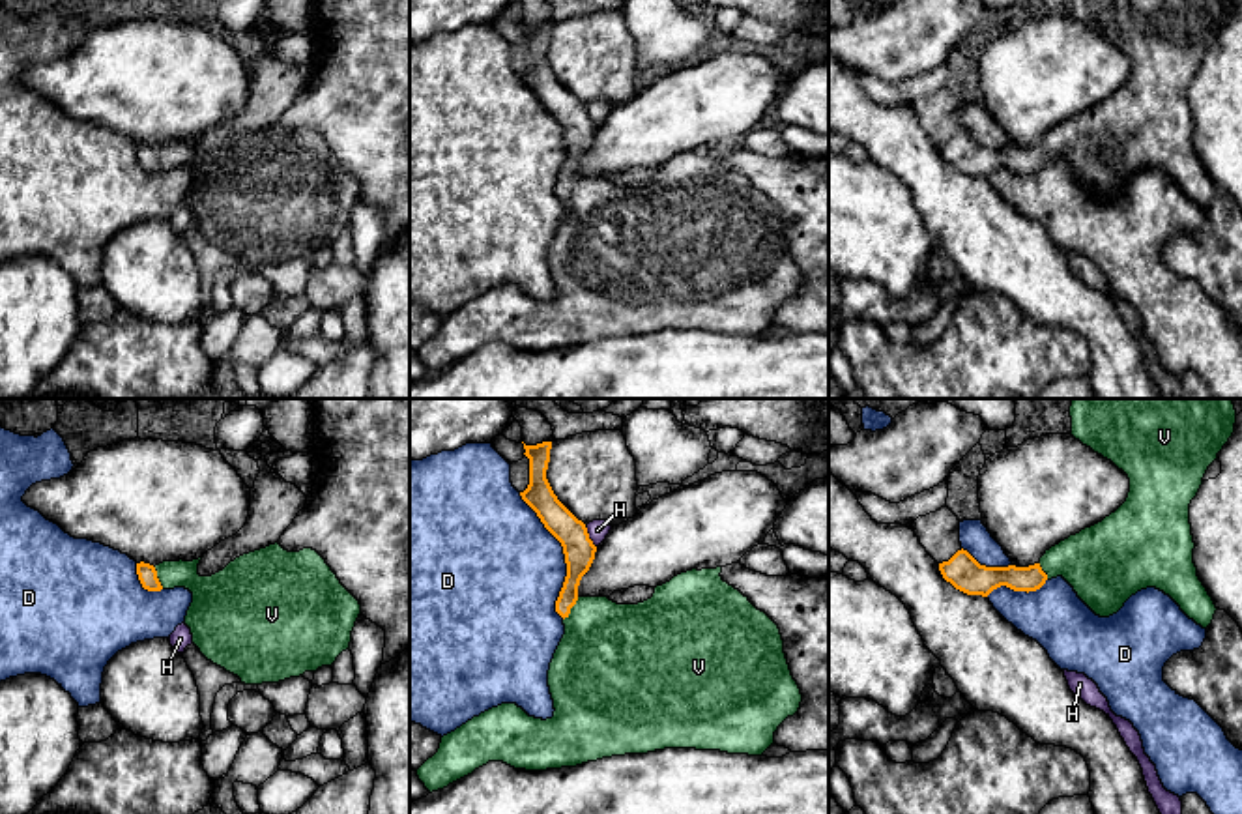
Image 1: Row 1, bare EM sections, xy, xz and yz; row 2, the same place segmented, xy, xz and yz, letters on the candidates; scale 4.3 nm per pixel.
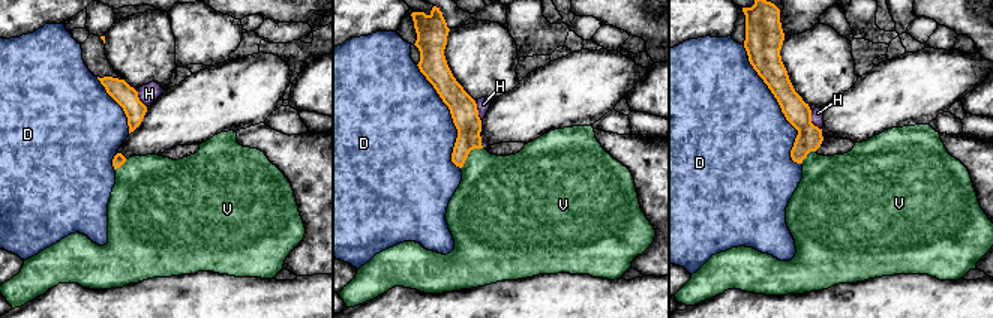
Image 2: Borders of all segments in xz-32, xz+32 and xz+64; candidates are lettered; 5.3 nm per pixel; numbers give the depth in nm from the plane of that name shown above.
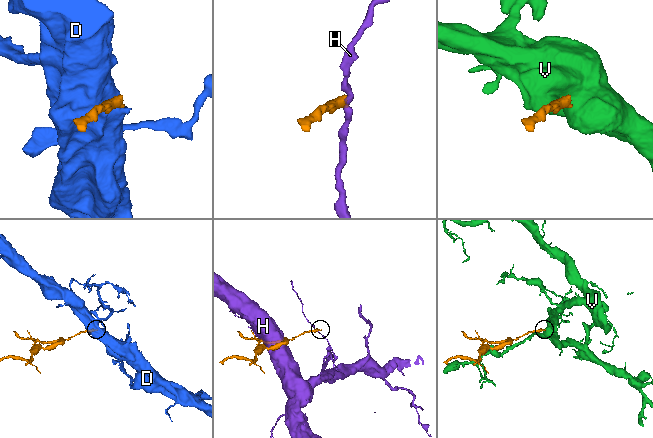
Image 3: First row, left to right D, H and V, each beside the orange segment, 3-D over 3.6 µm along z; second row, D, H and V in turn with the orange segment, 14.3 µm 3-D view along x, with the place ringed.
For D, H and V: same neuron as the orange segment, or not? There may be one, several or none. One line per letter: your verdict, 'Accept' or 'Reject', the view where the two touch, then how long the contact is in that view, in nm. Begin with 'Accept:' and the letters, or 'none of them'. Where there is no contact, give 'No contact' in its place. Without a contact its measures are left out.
Accept: V
D: Reject. Touches orange in xz. Shared border 600 nm
H: Reject. Touches orange in xz. Shared border 110 nm
V: Accept. Touches orange in xz. Shared border 120 nm

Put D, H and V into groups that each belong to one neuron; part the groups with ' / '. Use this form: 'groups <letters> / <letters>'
groups D / H / V

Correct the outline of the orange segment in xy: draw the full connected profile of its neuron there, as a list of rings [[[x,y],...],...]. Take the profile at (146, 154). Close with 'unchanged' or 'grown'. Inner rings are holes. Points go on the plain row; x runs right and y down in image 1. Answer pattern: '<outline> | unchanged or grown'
[[[275,124],[236,138],[211,157],[198,155],[200,140],[163,142],[155,148],[140,142],[137,155],[148,172],[185,168],[193,174],[185,196],[193,225],[241,264],[262,266],[299,258],[331,247],[350,230],[361,185],[316,131],[288,133]]] | grown

